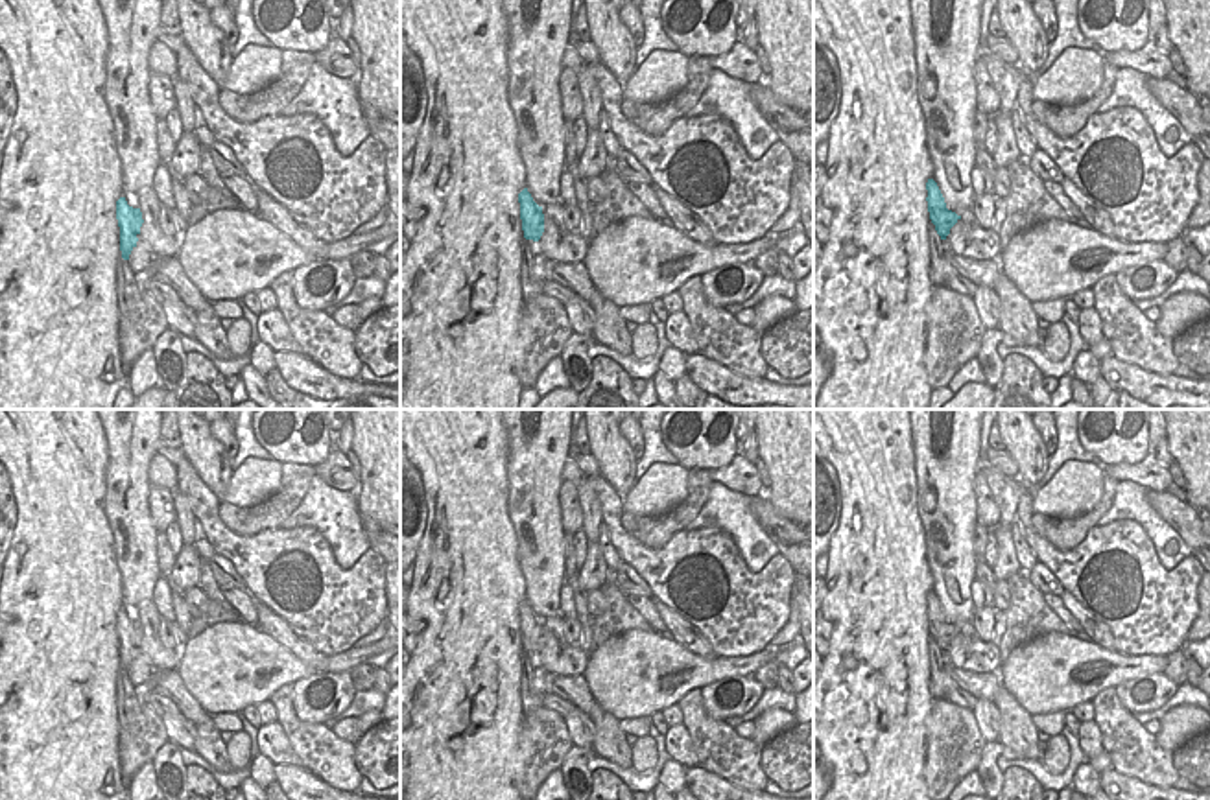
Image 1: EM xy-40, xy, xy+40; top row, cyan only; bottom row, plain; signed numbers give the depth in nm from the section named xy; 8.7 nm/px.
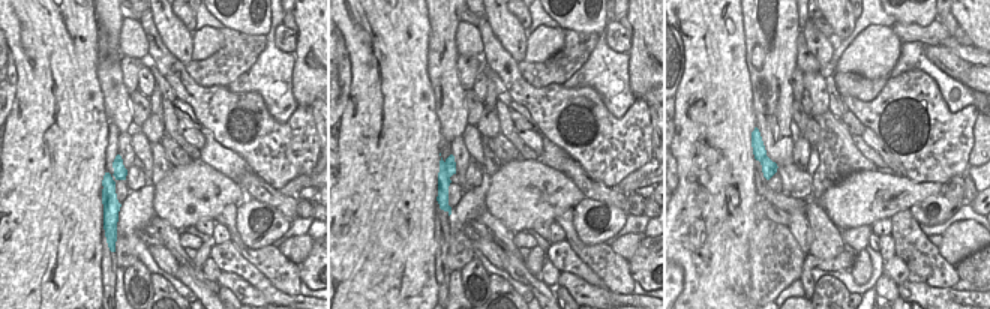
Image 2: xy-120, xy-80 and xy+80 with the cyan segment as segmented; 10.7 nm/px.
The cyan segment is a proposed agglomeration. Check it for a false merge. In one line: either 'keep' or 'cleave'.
cleave

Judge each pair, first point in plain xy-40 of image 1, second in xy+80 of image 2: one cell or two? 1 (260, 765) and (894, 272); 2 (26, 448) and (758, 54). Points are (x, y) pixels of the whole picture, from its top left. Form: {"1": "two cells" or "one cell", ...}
{"1": "two cells", "2": "two cells"}

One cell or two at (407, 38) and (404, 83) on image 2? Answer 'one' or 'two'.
one

